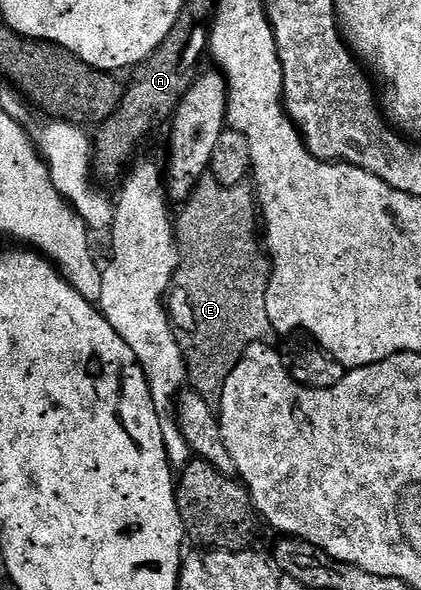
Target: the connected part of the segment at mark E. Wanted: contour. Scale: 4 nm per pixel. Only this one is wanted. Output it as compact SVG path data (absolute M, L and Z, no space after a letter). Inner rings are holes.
M210 174L203 176L198 182L196 191L188 197L184 208L178 212L178 219L175 221L176 243L180 250L180 265L176 267L176 275L172 278L172 286L170 289L170 299L167 301L166 307L168 315L172 321L172 333L178 342L178 346L184 355L184 361L188 367L188 380L191 387L198 394L202 394L202 398L208 404L213 406L219 405L220 395L226 386L226 378L230 378L230 374L234 370L234 366L238 366L238 362L242 358L242 354L246 354L246 350L252 344L258 344L269 339L272 332L272 323L266 314L266 294L270 286L270 278L272 277L272 262L266 251L265 245L262 243L262 232L256 229L256 220L258 224L258 197L247 183L238 186L222 186L222 182L218 182Z

